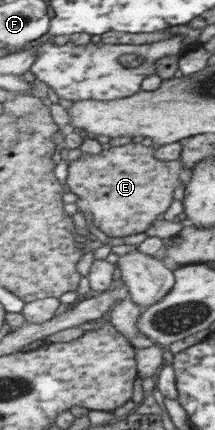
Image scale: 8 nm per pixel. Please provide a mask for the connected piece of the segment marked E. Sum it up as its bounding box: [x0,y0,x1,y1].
[65,139,180,238]

